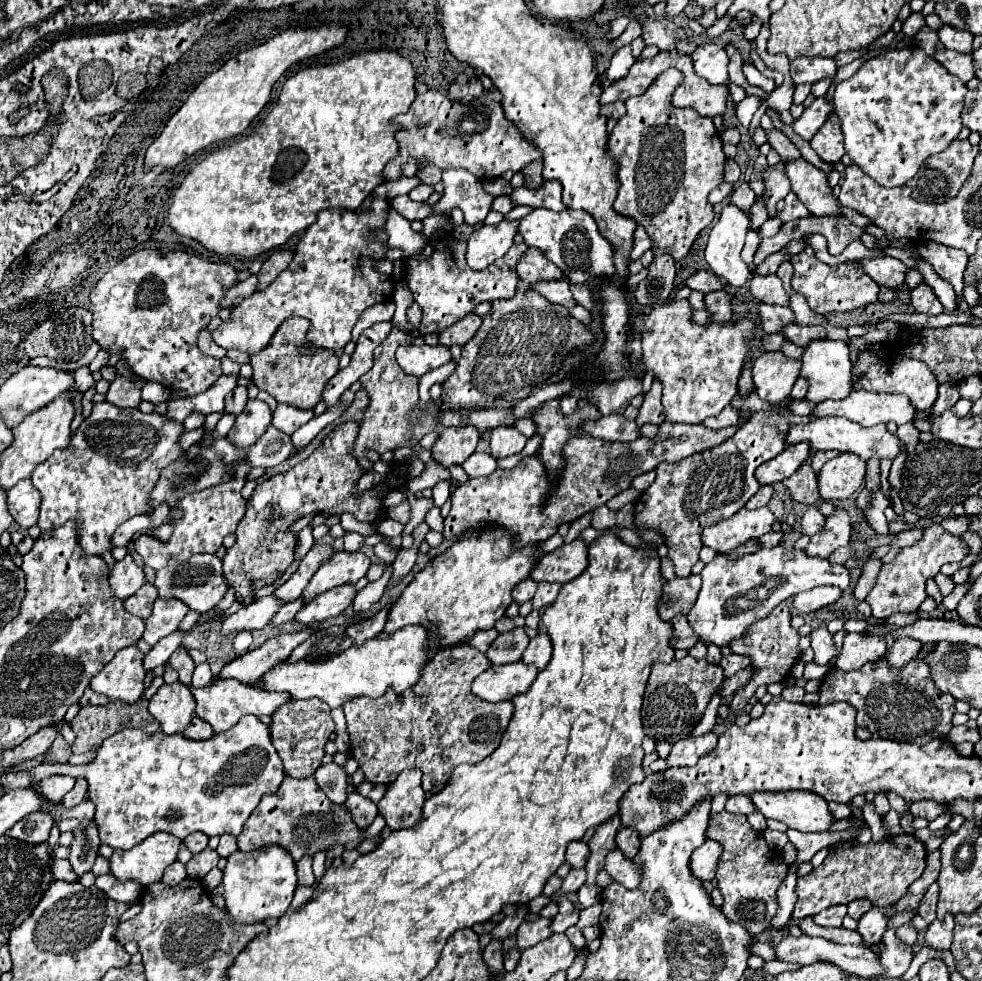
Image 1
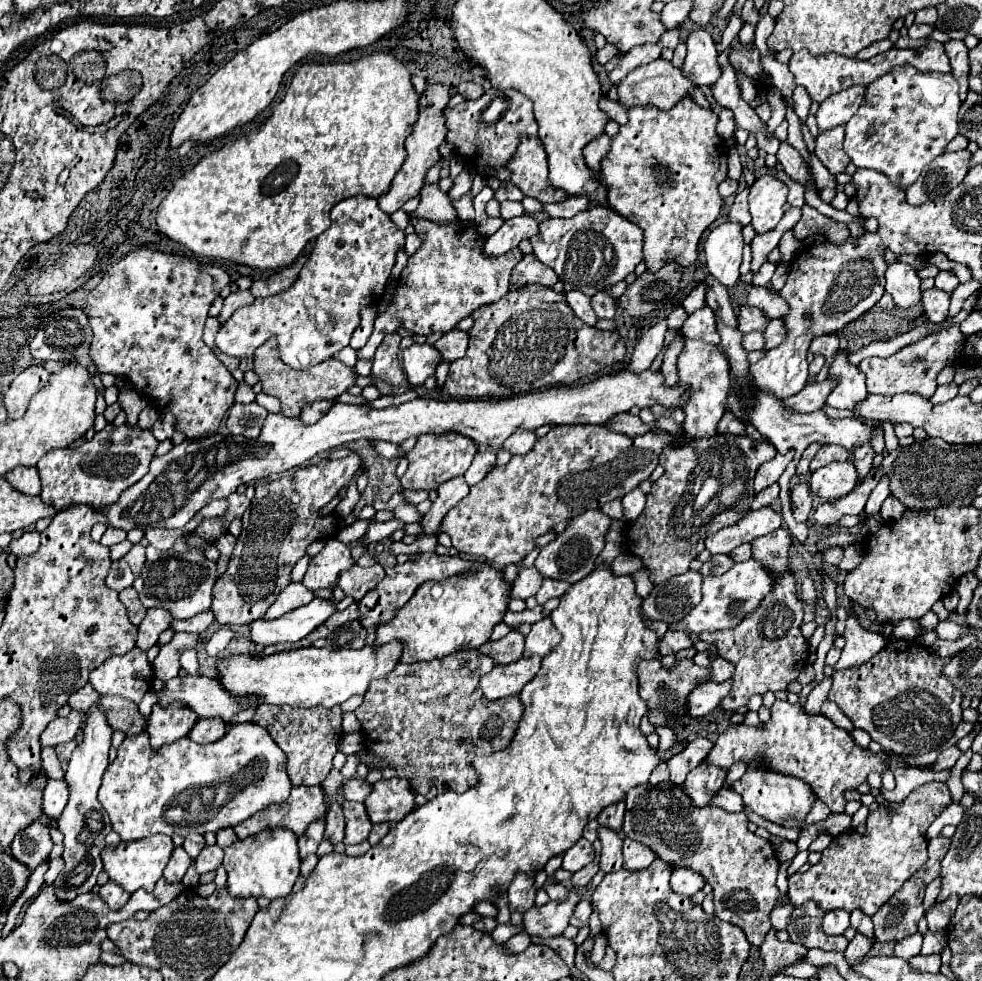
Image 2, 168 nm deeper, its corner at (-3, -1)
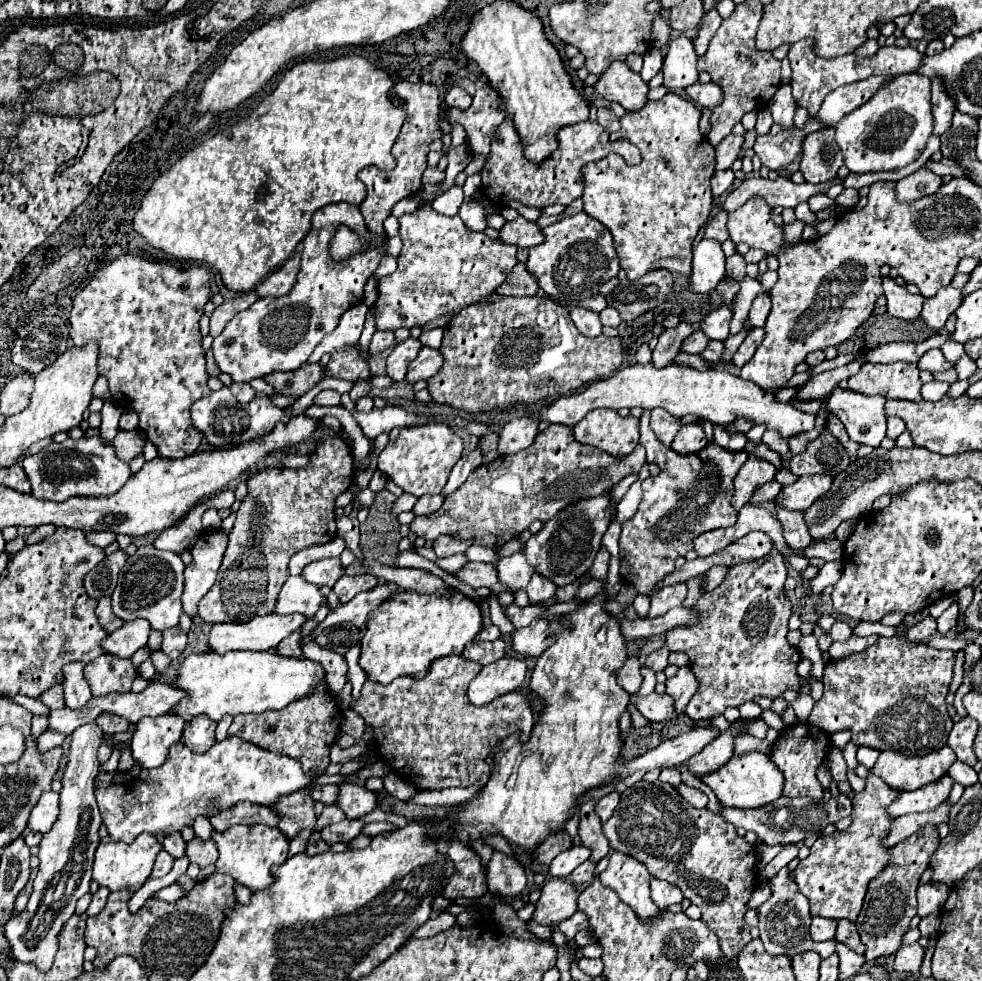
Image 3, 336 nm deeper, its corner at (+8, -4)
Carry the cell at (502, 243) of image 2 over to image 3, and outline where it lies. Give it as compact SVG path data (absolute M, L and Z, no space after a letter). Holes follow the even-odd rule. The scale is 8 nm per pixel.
M518 216L516 220L504 224L504 228L500 230L500 242L514 244L520 248L530 248L530 246L542 244L544 234L536 222L528 222L526 218Z

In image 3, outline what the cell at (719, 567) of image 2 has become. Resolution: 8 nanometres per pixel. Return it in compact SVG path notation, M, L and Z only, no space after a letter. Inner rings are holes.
M694 578L688 582L688 596L684 606L692 606L698 600L698 596L702 596L702 584L700 584L700 578Z

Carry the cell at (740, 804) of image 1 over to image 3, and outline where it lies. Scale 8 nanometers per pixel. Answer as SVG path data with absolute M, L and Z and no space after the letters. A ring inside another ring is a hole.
M686 784L676 786L676 790L678 790L678 792L680 792L680 796L684 796L684 800L688 800L694 808L706 808L708 798L706 798L706 794L704 794L702 790L690 788L690 786L686 786Z

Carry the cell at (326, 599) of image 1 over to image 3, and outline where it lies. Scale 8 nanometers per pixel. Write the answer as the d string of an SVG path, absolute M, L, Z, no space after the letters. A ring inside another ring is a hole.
M266 614L244 624L212 624L208 632L208 648L218 654L230 650L272 650L278 642L302 628L306 622L300 614Z

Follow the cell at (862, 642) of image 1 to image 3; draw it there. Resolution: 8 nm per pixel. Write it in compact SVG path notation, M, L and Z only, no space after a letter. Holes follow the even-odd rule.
M834 622L834 626L830 628L830 638L832 640L840 640L840 642L844 642L844 640L848 640L850 638L850 634L852 634L852 628L846 624L846 622Z

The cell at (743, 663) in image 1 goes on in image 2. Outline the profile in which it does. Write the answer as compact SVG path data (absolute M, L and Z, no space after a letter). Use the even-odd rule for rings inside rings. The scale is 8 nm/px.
M715 657L711 663L711 677L713 681L727 681L731 679L731 673L735 673L735 665L731 665L731 661L723 661L721 657Z

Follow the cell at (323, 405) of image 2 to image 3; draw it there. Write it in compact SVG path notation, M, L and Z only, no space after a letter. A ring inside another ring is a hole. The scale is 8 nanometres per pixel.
M324 390L314 400L316 406L338 406L340 404L340 392L336 390Z

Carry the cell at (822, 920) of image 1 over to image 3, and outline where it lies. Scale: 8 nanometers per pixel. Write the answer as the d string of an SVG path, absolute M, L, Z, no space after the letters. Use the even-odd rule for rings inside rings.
M812 918L812 924L810 924L810 936L812 936L812 940L816 940L816 942L834 940L834 932L836 932L836 920Z

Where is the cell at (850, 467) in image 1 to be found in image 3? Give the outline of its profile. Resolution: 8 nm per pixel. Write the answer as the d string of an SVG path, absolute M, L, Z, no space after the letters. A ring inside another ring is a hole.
M824 474L804 476L804 478L798 478L794 484L784 486L774 502L786 510L804 512L810 504L814 504L820 496L824 496L824 492L828 492L830 486L832 486L830 476L824 476Z

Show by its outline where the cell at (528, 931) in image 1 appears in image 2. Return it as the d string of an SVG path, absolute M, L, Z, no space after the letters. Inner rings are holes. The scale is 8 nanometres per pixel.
M571 889L571 895L567 901L549 901L543 907L533 907L523 915L523 927L525 933L529 933L531 937L541 937L541 939L549 939L549 937L557 937L565 931L565 927L569 925L569 917L575 909L575 905L579 903L579 895L575 889Z

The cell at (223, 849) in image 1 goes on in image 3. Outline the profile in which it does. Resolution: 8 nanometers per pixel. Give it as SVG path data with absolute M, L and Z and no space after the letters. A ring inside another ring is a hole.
M199 815L194 824L192 824L192 828L194 828L194 832L196 832L196 836L198 838L202 838L202 840L208 840L210 838L210 834L212 834L212 826L208 824L208 818L203 815Z

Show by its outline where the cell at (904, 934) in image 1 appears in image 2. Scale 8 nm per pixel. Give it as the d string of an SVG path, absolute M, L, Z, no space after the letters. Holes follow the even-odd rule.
M935 837L929 841L929 859L927 863L923 865L923 869L919 869L919 873L915 873L915 877L911 877L907 881L907 885L903 885L903 889L899 889L895 893L895 897L891 897L875 915L873 915L873 923L875 923L875 939L879 943L885 943L885 941L901 941L913 933L917 933L917 923L919 919L925 915L925 909L923 909L923 893L925 893L925 887L939 877L939 871L941 871L941 861L947 853L951 845L951 839L947 837Z

